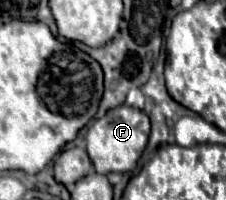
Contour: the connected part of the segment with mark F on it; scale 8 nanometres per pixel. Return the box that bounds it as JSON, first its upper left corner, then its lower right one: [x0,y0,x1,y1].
[87,104,149,174]

